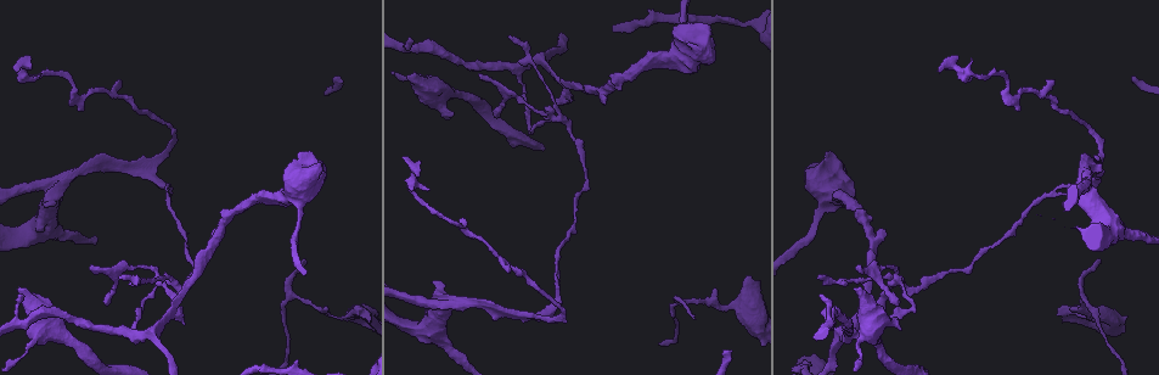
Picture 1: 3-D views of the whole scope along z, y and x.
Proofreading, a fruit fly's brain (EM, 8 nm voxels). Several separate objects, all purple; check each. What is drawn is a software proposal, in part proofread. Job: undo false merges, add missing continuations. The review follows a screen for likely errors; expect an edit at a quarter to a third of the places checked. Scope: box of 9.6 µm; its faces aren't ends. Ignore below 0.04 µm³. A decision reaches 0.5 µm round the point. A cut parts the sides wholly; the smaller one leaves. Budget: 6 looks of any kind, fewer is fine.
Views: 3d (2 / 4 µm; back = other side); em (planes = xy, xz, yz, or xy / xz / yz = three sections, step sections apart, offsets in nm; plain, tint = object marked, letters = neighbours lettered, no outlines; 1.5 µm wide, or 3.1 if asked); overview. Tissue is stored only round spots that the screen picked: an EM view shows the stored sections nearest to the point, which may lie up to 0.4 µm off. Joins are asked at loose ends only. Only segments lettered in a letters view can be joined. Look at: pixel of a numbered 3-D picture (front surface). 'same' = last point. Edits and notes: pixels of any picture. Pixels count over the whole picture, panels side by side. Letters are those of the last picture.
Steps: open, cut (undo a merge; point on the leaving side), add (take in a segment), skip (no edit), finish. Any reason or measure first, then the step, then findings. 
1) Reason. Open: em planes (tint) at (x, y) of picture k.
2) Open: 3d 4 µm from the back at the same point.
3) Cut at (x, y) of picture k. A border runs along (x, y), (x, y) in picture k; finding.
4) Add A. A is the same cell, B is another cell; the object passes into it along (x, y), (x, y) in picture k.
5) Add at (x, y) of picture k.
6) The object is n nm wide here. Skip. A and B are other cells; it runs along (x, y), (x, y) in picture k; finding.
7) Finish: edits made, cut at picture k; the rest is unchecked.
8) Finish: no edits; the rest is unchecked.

Free end. Open: 3d 4 µm at (17, 289) of picture 1.

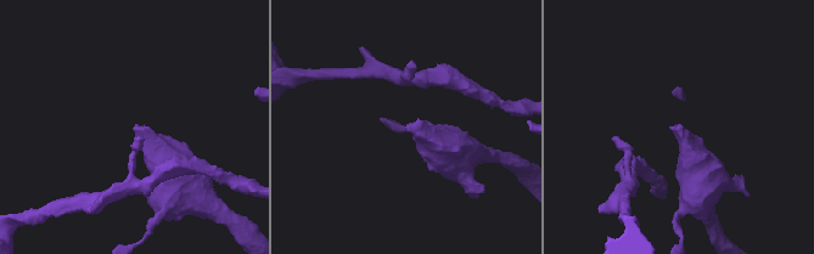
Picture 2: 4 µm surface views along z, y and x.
Open: em planes (plain) at (683, 126) of picture 2.

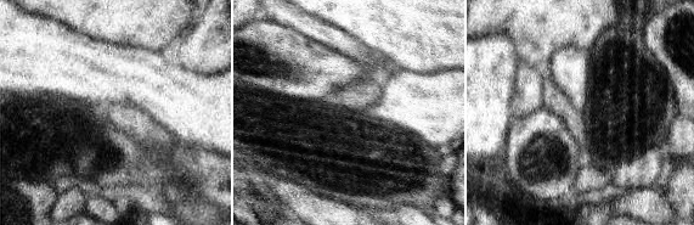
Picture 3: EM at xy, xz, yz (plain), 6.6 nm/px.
What lies round it. Open: em planes (letters) at the same point.

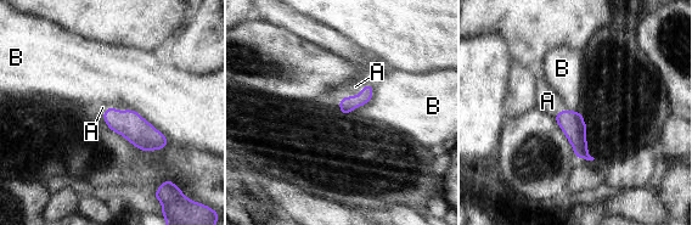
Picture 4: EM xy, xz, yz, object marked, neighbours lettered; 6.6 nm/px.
Add at (355, 86) of picture 4. A is the same cell, B is another cell; the object passes into it along (347, 105), (352, 96), (355, 86) in picture 4; the neuron continues.

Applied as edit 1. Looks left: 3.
Three-way junction. Open: 3d 4 µm at (896, 280) of picture 1.

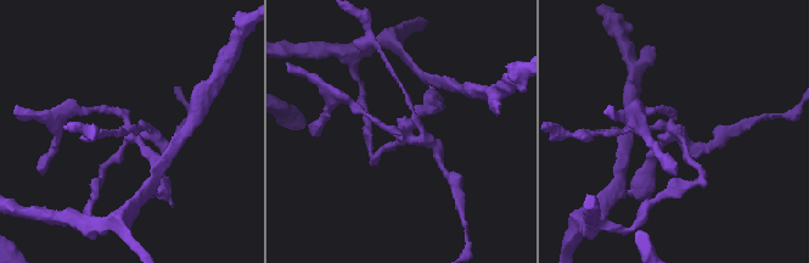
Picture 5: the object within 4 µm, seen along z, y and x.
Need the tissue. Open: em planes (letters) at (410, 128) of picture 5.

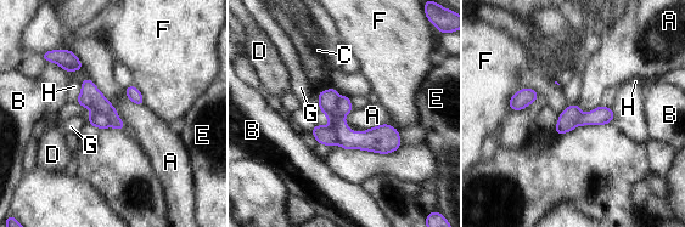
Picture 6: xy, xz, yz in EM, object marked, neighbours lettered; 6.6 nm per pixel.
The object is 140 nm wide here; the longest contact is with A, 320 nm. Cut at (370, 140) of picture 6. A, B, C, D, E, F, G and H are other cells; a second neuron is stuck on.

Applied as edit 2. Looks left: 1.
Finish: edits made, add at picture 4, cut at picture 6; the rest is unchecked.

